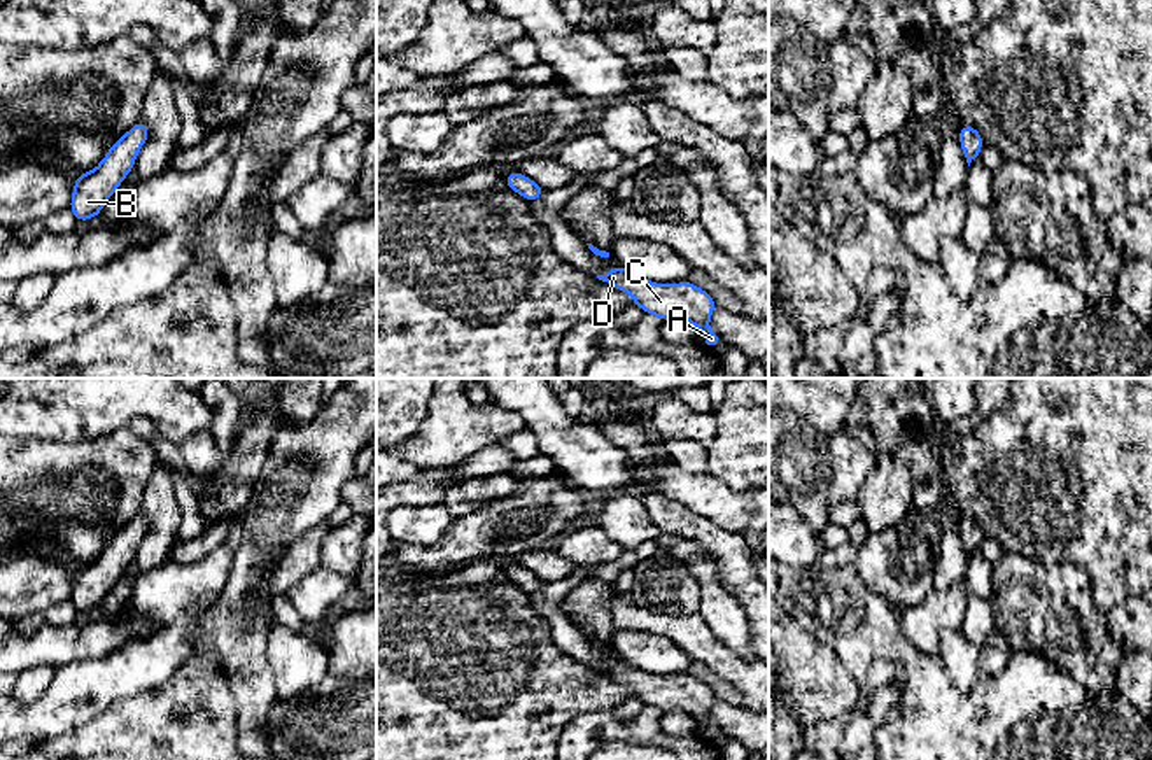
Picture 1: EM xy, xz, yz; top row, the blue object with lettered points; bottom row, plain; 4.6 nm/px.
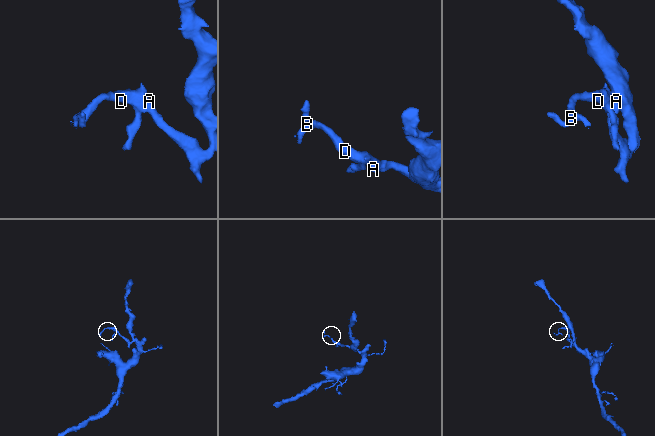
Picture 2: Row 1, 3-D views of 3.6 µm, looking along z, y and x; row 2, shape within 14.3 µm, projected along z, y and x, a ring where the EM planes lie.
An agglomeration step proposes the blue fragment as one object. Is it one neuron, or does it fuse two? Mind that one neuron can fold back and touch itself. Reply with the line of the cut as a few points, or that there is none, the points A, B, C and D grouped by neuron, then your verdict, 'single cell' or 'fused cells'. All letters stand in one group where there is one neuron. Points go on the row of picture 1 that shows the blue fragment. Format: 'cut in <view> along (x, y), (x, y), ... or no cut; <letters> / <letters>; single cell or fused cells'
no cut; A B C D; single cell

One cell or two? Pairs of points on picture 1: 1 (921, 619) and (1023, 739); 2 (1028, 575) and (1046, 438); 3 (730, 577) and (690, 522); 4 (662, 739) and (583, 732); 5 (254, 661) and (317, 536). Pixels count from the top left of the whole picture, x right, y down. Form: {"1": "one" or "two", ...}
{"1": "two", "2": "two", "3": "one", "4": "one", "5": "two"}

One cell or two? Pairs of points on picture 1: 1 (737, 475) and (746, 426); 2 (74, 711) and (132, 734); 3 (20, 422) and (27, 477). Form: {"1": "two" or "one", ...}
{"1": "one", "2": "two", "3": "two"}

